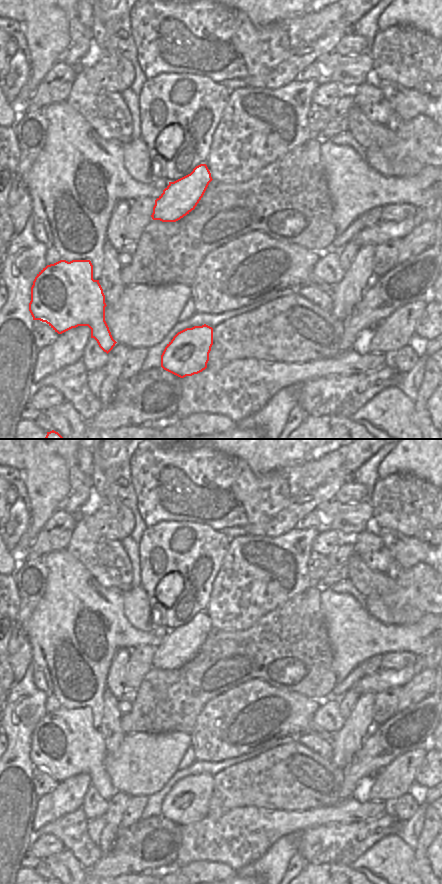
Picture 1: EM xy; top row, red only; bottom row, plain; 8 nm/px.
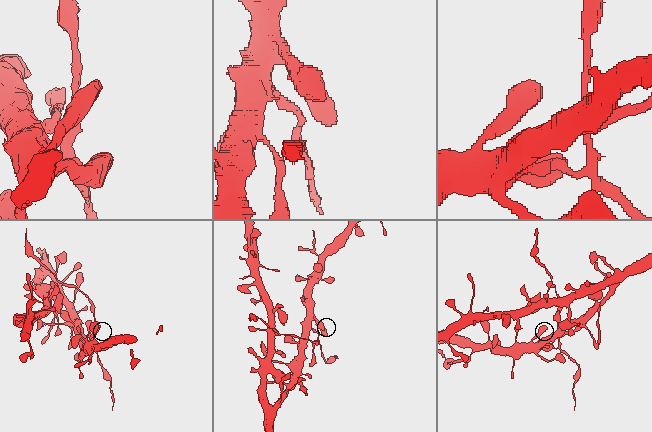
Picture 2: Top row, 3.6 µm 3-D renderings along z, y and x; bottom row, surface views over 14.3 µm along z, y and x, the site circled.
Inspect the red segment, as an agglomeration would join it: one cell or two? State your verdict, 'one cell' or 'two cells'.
two cells

